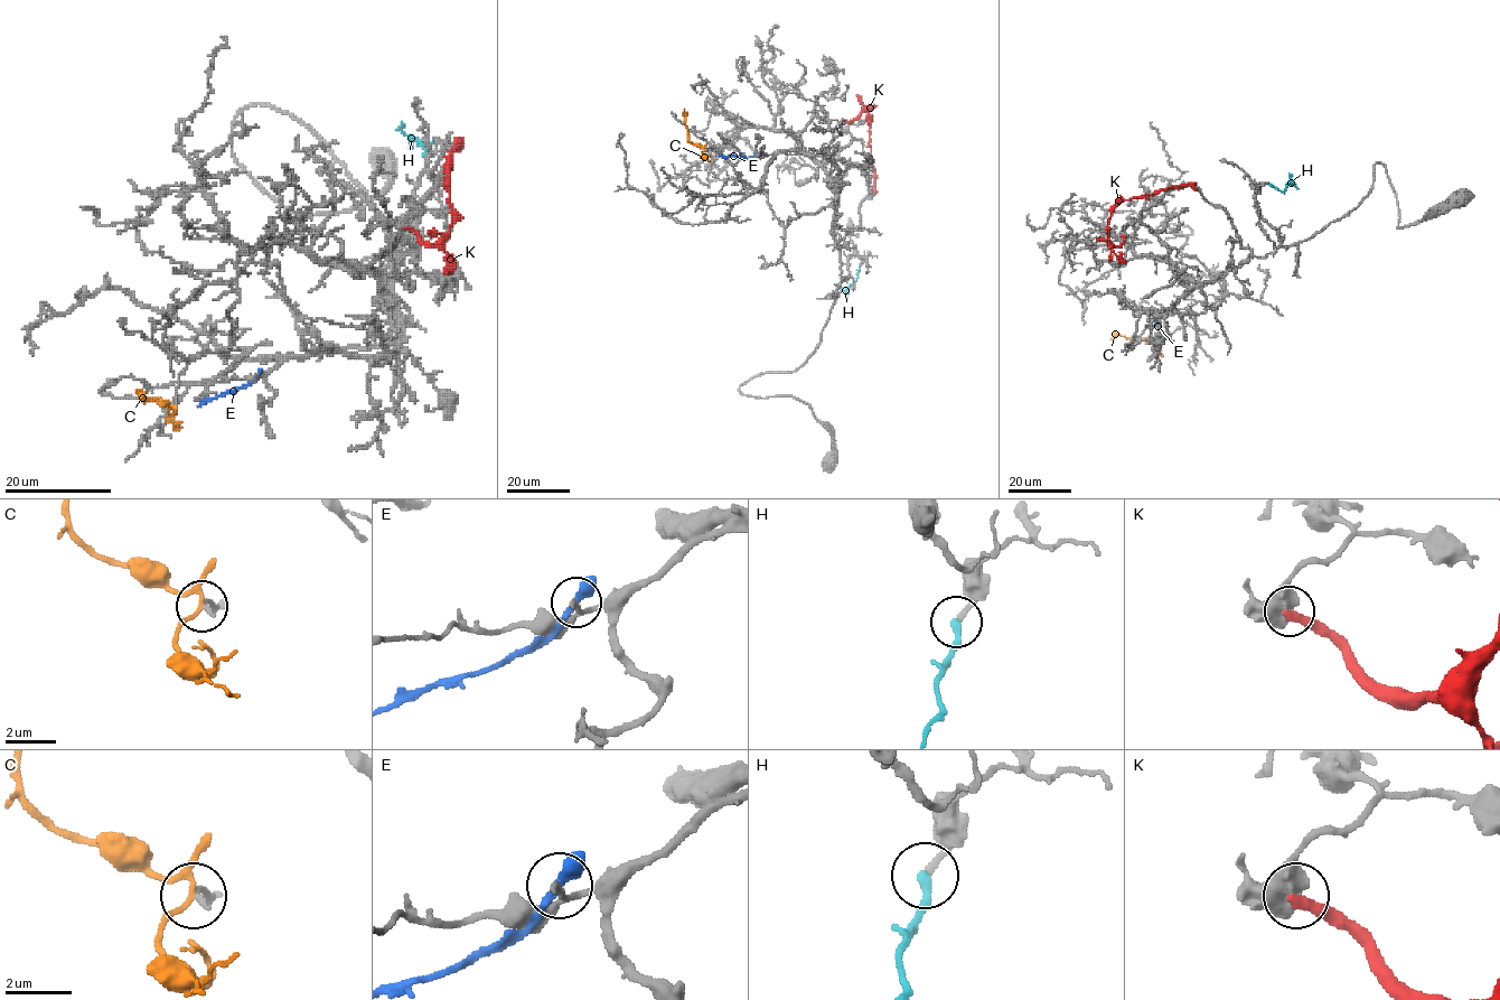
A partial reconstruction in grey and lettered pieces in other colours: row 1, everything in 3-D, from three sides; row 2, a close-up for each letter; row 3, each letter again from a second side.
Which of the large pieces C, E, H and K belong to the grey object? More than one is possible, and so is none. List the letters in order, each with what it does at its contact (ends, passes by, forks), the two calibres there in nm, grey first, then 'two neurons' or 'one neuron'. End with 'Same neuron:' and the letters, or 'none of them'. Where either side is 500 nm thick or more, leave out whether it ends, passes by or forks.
C: it forks; calibres 180 and 150 nm; two neurons
E: it passes by; calibres 150 and 340 nm; two neurons
H: it ends; calibres 190 and 360 nm; one neuron
K: it ends; calibres 480 and 380 nm; two neurons
Same neuron: H

